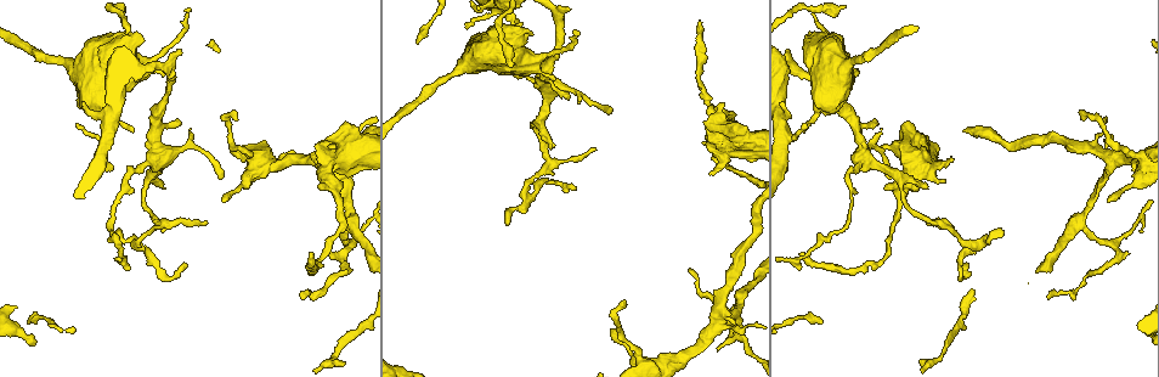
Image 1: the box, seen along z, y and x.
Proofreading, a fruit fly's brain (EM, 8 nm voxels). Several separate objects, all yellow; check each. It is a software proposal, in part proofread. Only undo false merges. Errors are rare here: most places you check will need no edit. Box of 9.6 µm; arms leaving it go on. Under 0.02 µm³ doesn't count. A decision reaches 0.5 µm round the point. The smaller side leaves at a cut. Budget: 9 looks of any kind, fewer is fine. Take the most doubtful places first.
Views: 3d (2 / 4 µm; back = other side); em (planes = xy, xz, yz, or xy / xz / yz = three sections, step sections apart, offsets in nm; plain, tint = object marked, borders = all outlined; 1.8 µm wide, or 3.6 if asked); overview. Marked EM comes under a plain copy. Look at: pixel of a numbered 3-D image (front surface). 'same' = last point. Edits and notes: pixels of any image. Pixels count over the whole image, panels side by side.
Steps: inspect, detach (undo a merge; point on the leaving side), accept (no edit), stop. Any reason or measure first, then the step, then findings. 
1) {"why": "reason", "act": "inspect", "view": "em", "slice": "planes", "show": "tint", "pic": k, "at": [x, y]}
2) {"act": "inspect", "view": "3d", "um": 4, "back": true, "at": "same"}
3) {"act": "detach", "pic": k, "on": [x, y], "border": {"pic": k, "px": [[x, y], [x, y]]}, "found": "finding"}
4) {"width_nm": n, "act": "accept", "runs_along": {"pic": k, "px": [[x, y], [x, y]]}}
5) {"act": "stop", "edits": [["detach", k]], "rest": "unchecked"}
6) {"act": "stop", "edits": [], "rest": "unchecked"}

{"why": "branch point", "act": "inspect", "view": "em", "slice": "xy", "step": 8, "show": "tint", "pic": 1, "at": [1112, 245]}

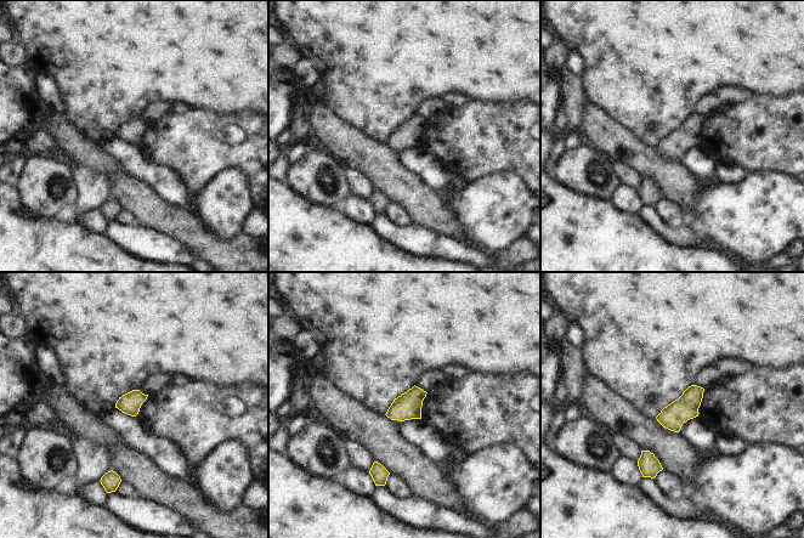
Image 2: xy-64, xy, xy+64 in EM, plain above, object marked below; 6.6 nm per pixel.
{"why": "cut it another way", "act": "inspect", "view": "em", "slice": "yz", "step": 8, "show": "tint", "at": "same"}

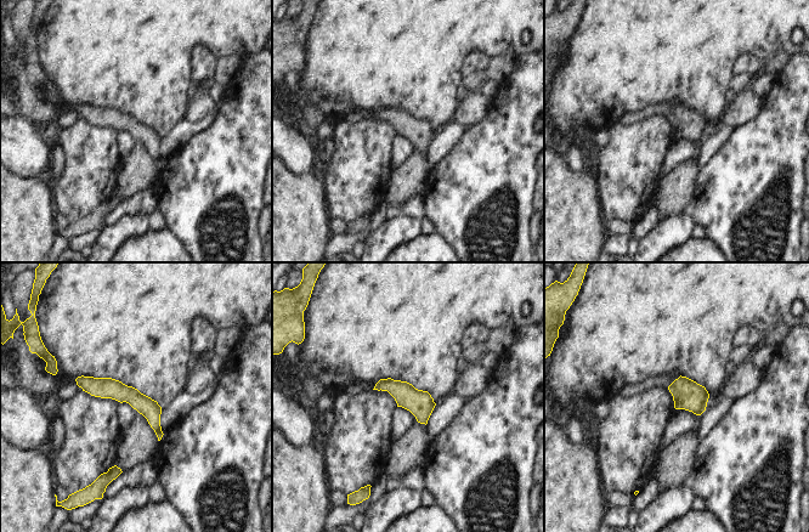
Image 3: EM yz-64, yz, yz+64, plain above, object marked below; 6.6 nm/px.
{"act": "accept", "runs_along": {"pic": 3, "px": [[79, 380], [131, 395], [159, 434]]}, "found": "one neuron here"}

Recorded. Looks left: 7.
{"why": "branch point", "act": "inspect", "view": "em", "slice": "yz", "step": 4, "show": "tint", "pic": 1, "at": [1113, 160]}

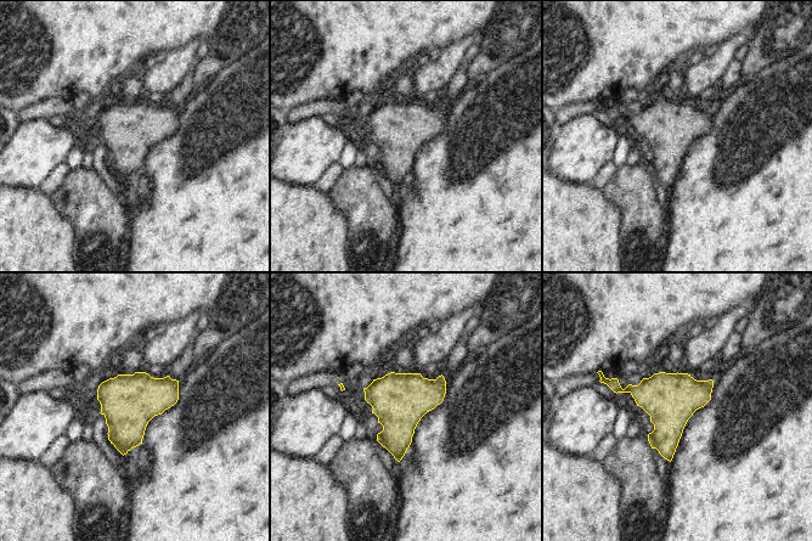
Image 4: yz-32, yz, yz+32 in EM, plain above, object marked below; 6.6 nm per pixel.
{"why": "another direction", "act": "inspect", "view": "em", "slice": "planes", "show": "tint", "at": "same"}

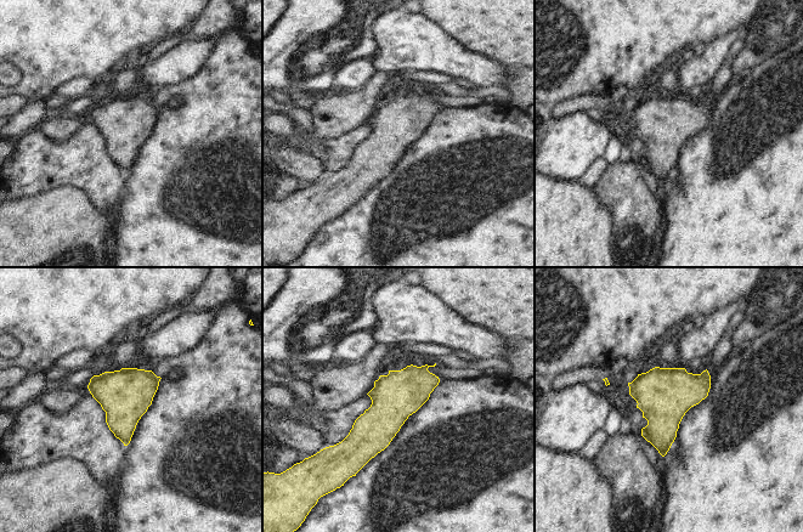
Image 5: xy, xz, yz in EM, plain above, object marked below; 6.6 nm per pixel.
{"act": "accept", "found": "all the same neuron"}

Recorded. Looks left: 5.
{"why": "sharp bend", "act": "inspect", "view": "em", "slice": "planes", "show": "tint", "pic": 1, "at": [963, 241]}

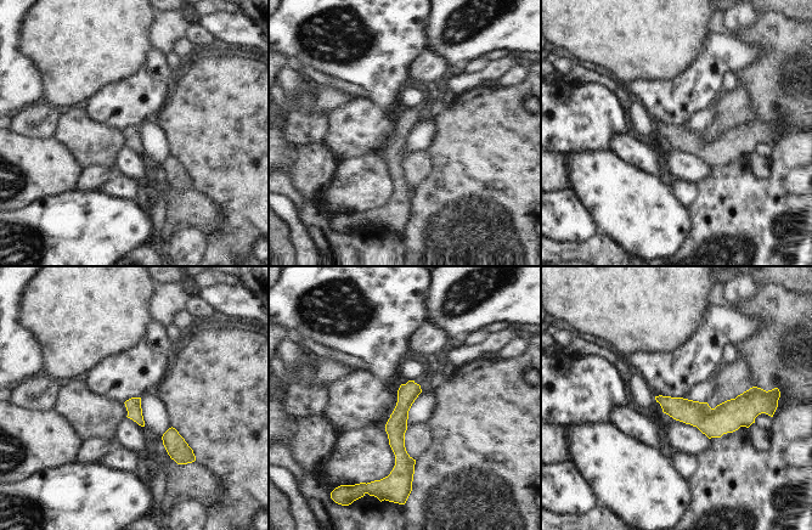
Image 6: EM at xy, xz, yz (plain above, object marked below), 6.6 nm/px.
{"act": "accept", "runs_along": {"pic": 6, "px": [[411, 383], [398, 419], [399, 475]]}, "found": "continuous, no second neuron"}

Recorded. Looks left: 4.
{"why": "sudden change in width", "act": "inspect", "view": "em", "slice": "xz", "step": 16, "show": "tint", "pic": 1, "at": [899, 204]}

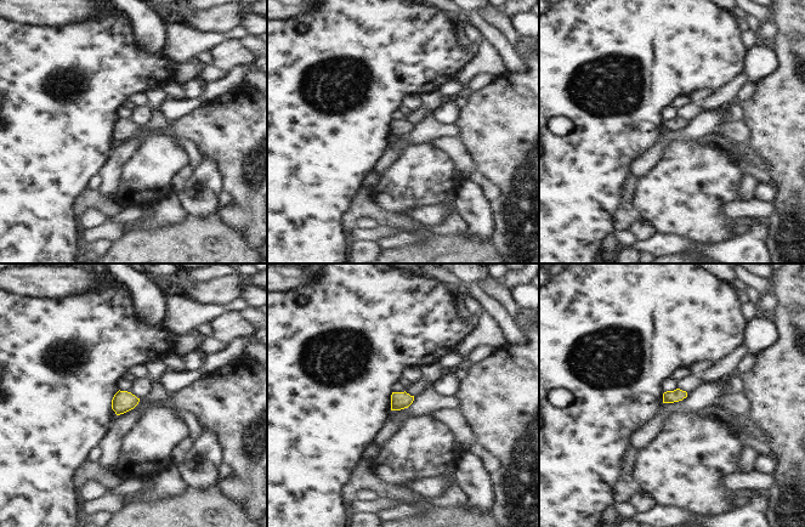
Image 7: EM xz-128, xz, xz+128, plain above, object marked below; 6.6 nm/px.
{"act": "inspect", "view": "em", "slice": "planes", "show": "tint", "at": "same"}

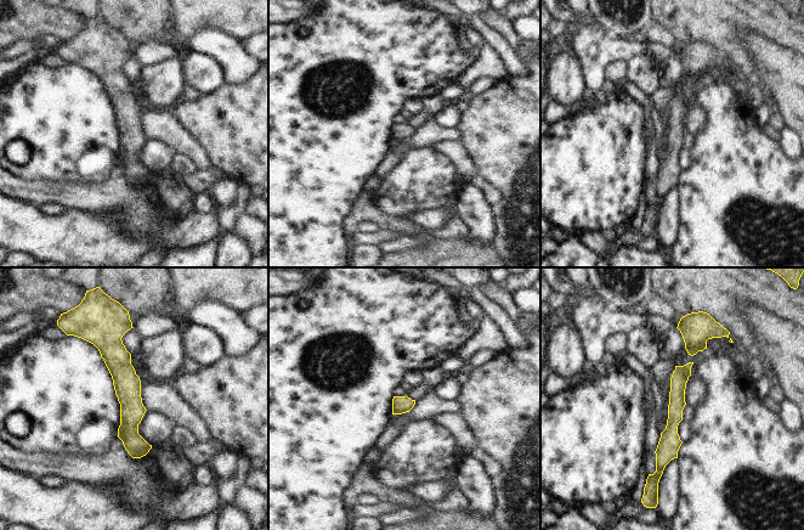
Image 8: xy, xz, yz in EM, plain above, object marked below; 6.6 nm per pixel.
{"act": "accept", "runs_along": {"pic": 8, "px": [[119, 332], [117, 359], [137, 455]]}, "found": "continuous, no second neuron"}

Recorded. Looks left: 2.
{"act": "stop", "edits": [], "rest": "unchecked"}

